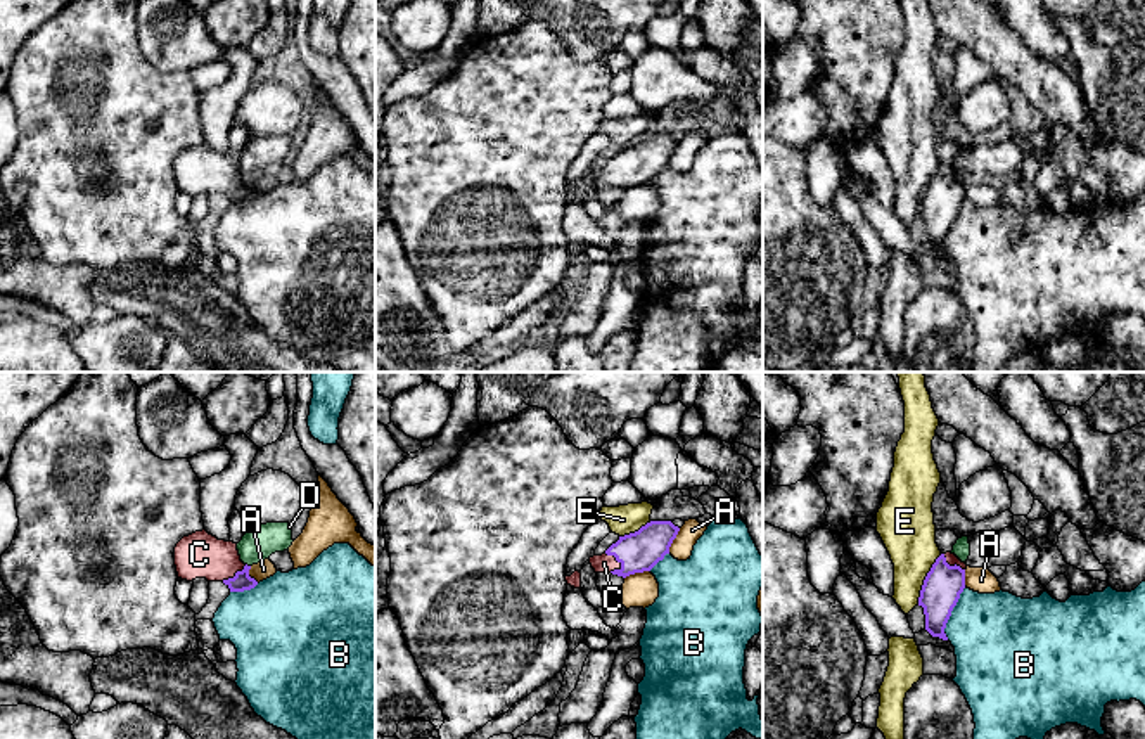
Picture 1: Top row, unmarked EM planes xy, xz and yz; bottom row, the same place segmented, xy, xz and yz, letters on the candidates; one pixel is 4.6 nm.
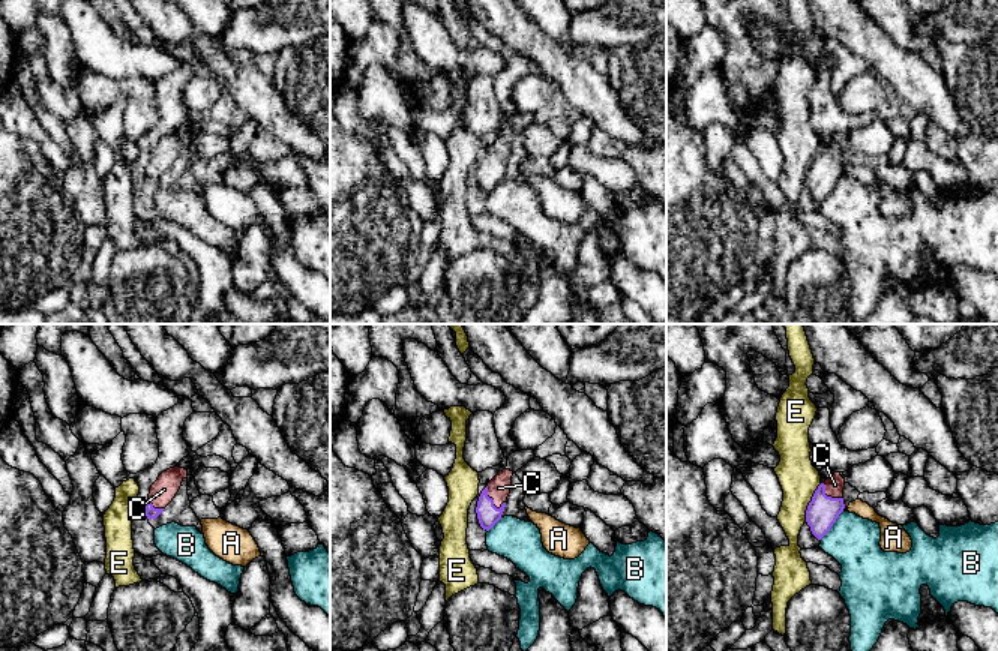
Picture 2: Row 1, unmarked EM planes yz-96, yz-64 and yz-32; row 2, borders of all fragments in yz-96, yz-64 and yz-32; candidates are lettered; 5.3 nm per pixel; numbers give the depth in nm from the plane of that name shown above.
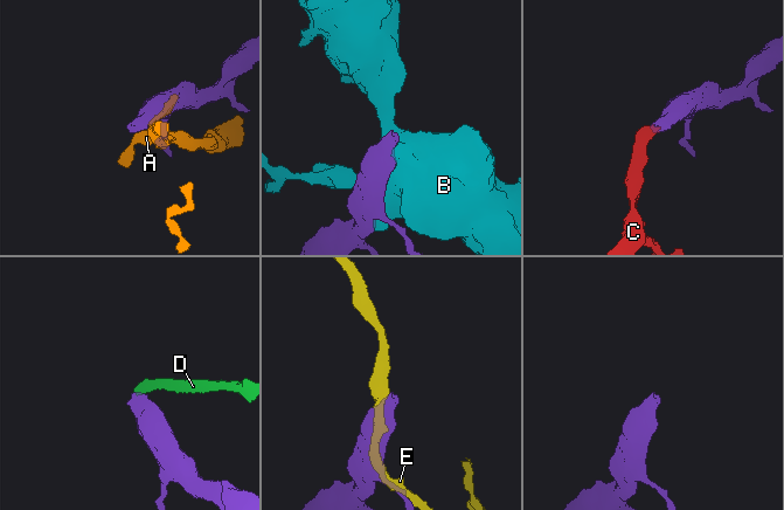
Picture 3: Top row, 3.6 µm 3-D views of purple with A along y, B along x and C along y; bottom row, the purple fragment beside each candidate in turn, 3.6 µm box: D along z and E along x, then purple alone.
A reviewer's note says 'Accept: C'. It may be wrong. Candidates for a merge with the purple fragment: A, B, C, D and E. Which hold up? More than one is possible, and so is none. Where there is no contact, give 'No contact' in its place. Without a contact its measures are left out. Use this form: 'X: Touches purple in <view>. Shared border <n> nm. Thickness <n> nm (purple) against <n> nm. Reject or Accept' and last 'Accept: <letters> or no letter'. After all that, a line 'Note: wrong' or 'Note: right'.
A: Touches purple in xz. Shared border 130 nm. Thickness 190 nm (purple) against 100 nm. Reject
B: Touches purple in yz. Shared border 260 nm. Thickness 180 nm (purple) against 420 nm. Reject
C: Touches purple in xz. Shared border 110 nm. Thickness 190 nm (purple) against 90 nm. Accept
D: Touches purple in xy. Shared border 30 nm. Thickness 90 nm (purple) against 160 nm. Reject
E: Touches purple in yz. Shared border 260 nm. Thickness 180 nm (purple) against 260 nm. Reject
Accept: C
Note: right

